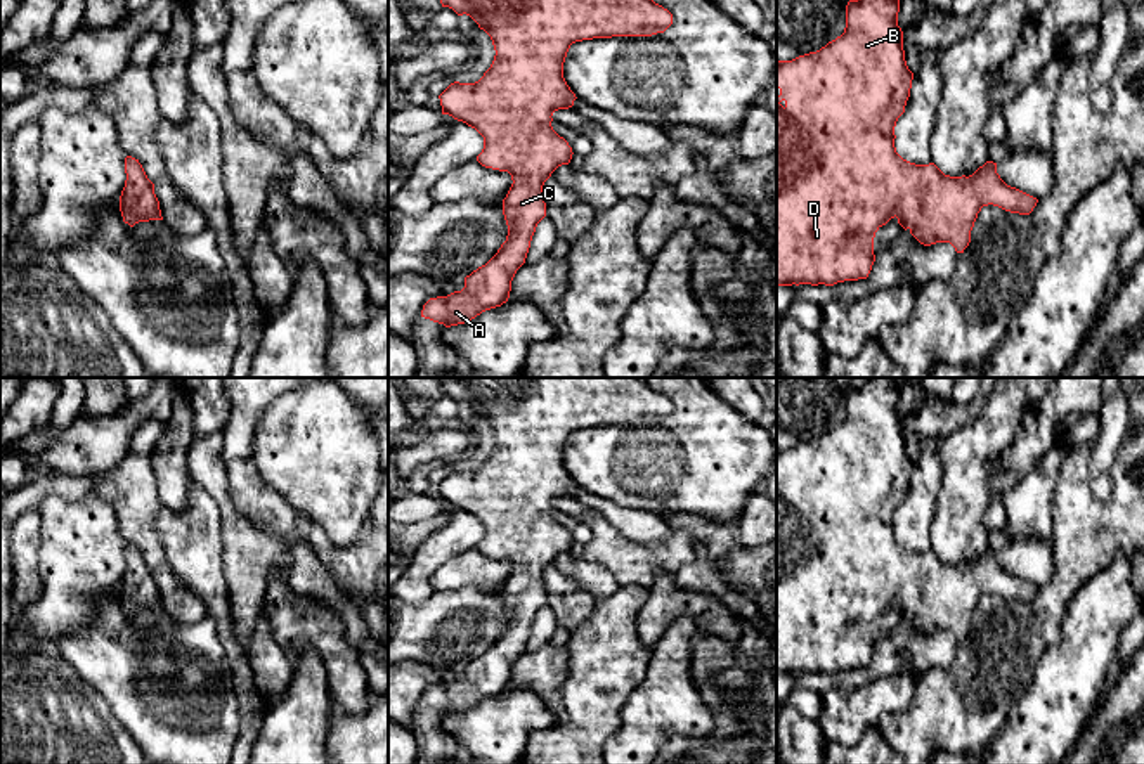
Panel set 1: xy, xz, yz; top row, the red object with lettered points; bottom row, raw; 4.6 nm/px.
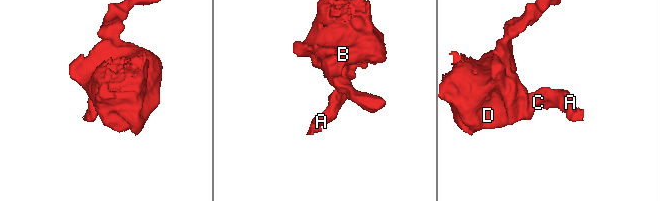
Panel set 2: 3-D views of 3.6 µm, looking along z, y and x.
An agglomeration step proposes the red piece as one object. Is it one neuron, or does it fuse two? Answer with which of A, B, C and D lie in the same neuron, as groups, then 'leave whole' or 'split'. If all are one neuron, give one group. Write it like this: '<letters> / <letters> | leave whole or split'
A B C D | leave whole

